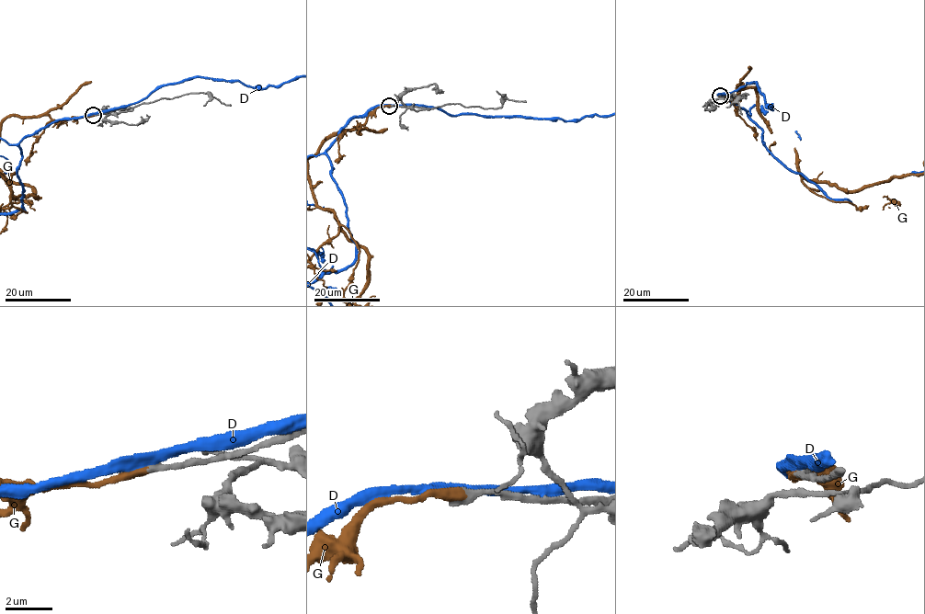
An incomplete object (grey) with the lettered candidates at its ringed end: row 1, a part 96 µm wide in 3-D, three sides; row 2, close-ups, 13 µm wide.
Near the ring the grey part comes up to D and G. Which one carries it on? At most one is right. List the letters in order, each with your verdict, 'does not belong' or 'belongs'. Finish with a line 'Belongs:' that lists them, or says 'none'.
D: does not belong
G: belongs
Belongs: G

